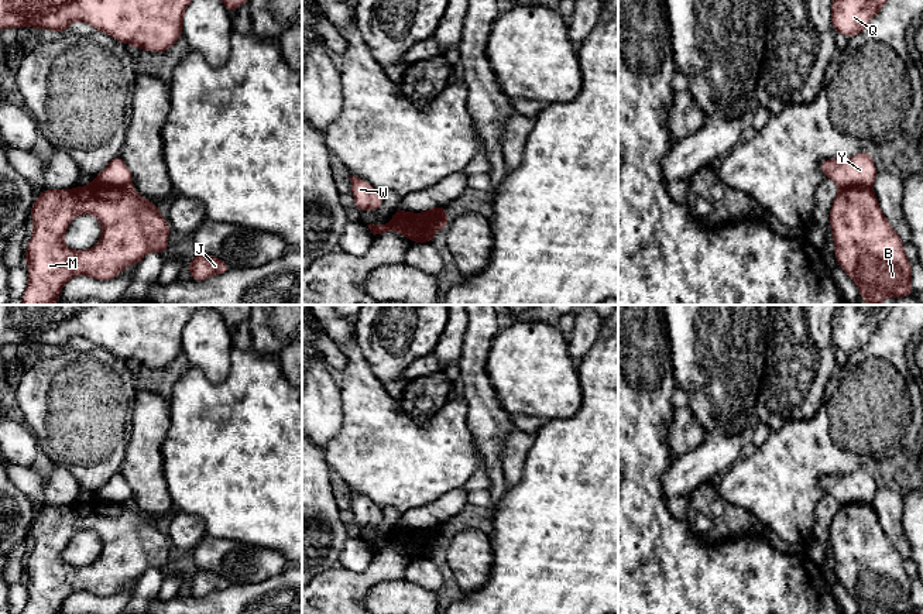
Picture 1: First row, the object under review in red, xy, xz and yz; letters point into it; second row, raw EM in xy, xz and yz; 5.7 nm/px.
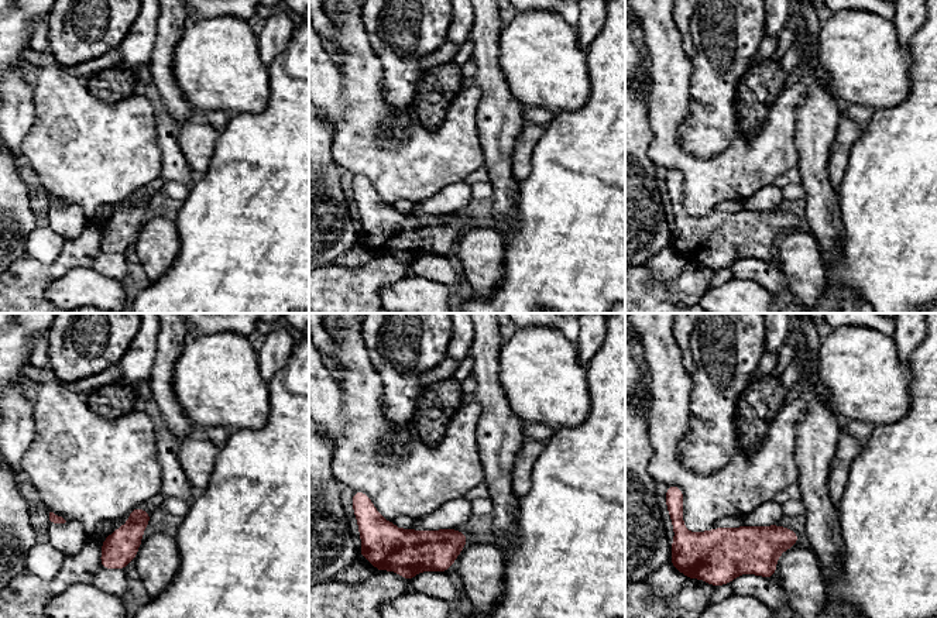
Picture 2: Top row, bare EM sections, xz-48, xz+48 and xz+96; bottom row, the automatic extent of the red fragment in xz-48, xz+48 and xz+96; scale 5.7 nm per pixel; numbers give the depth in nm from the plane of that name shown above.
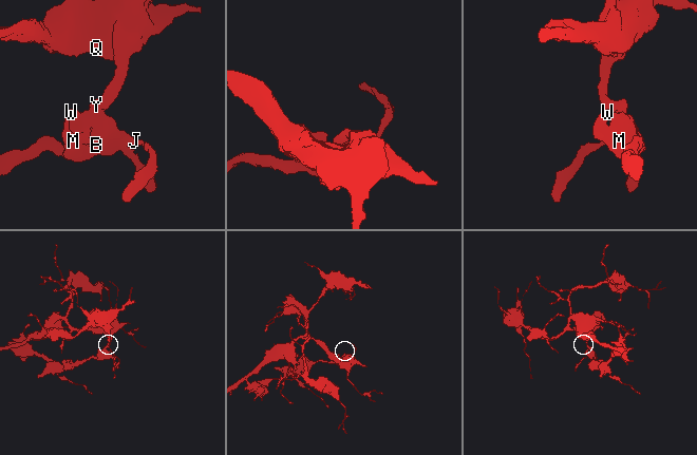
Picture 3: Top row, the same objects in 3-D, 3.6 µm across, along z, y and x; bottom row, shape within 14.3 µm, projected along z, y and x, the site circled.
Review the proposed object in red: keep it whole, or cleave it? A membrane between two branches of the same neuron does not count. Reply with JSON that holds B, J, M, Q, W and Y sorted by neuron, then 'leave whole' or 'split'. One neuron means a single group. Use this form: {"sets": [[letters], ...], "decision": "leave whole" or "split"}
{"sets": [["B", "J", "M", "W"], ["Q", "Y"]], "decision": "split"}

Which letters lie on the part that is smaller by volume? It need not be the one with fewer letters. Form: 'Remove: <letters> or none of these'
Remove: B, J, M, W

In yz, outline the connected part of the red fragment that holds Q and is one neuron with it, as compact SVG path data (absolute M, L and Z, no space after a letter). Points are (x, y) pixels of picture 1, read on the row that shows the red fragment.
M833 0L831 25L847 38L861 34L888 0Z

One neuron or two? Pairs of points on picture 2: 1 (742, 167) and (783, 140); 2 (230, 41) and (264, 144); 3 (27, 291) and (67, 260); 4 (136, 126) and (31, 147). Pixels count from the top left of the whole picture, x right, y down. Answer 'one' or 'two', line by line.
1: one
2: two
3: one
4: one

